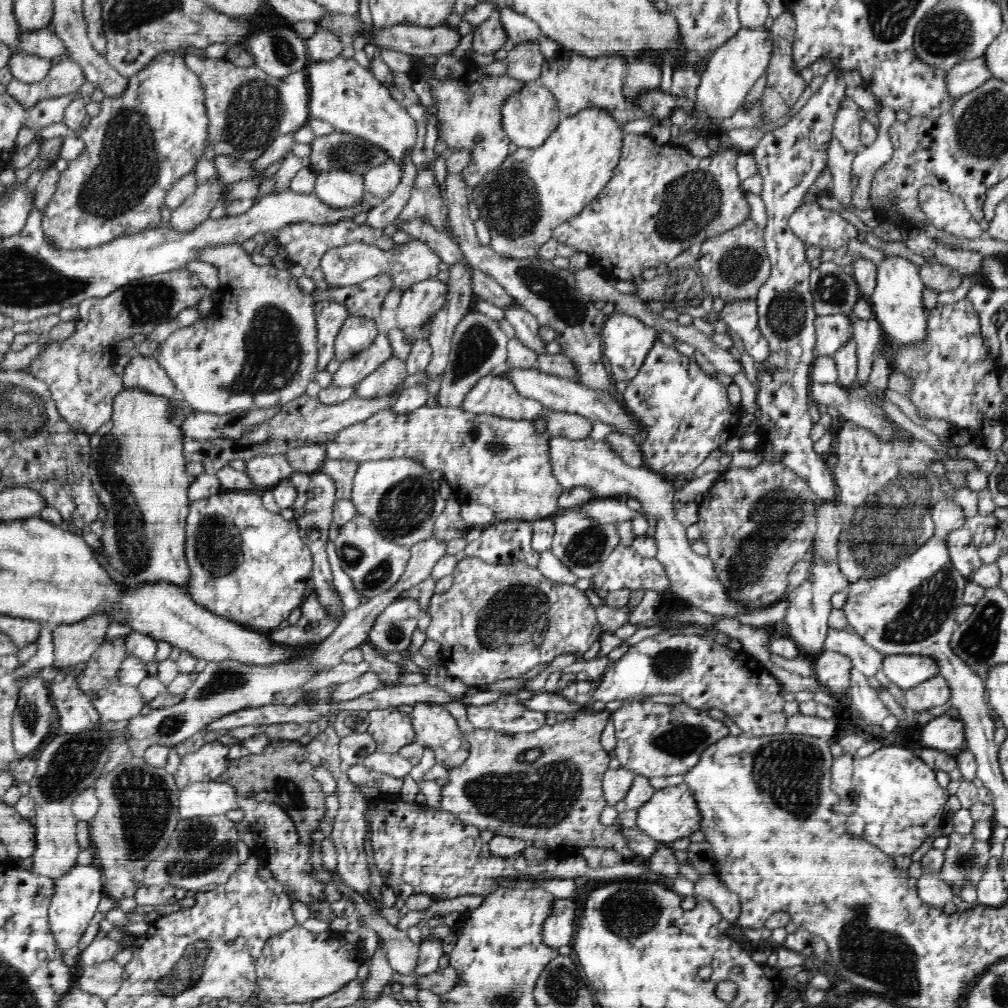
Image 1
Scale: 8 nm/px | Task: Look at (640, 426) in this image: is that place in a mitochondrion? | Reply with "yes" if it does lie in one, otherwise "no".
no

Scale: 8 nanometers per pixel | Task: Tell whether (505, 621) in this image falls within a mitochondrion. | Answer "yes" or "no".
yes

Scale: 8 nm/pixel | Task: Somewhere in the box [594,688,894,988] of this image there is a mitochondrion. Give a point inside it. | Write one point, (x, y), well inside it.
(789, 772)

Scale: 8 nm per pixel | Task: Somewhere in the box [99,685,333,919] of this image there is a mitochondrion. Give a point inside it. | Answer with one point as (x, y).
(144, 799)

